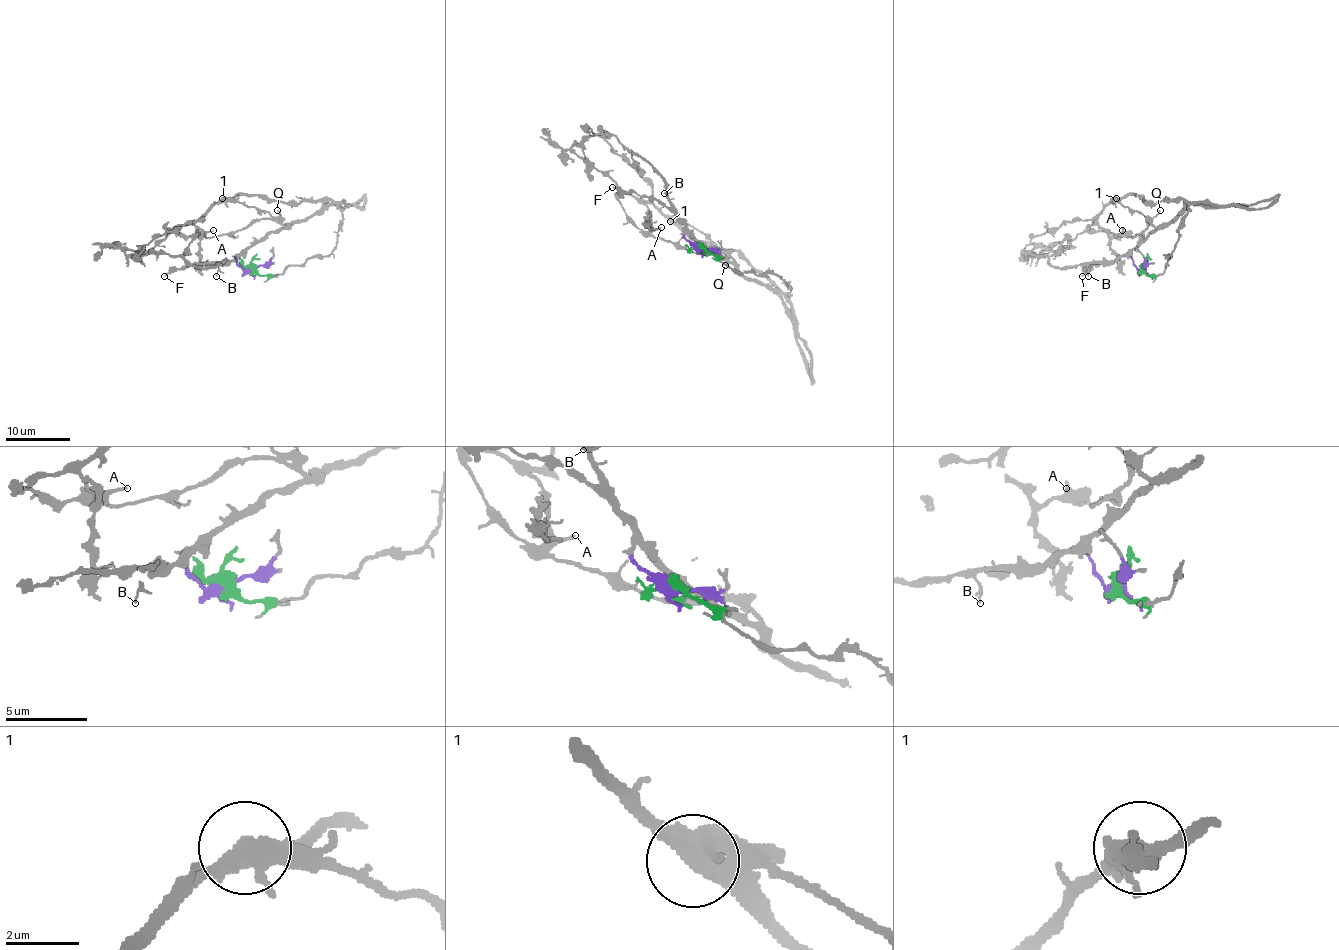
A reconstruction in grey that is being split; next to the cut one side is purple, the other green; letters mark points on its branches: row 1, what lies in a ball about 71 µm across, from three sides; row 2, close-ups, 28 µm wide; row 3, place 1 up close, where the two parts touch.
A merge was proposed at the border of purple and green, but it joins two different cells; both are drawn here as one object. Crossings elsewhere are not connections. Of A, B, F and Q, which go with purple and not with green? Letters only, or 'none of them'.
B, F, Q

